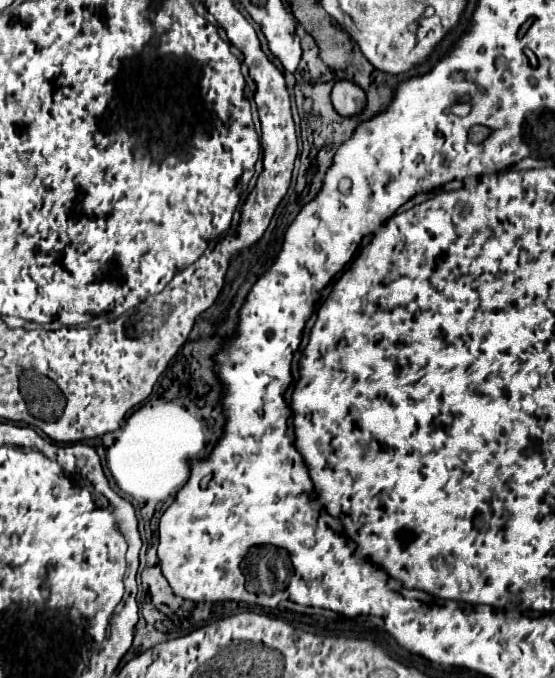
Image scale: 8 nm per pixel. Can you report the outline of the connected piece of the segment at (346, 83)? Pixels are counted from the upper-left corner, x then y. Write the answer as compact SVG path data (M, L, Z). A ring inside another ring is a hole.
M336 80L332 86L332 106L342 114L342 116L354 116L360 112L366 104L366 94L360 86L356 86L350 80Z

